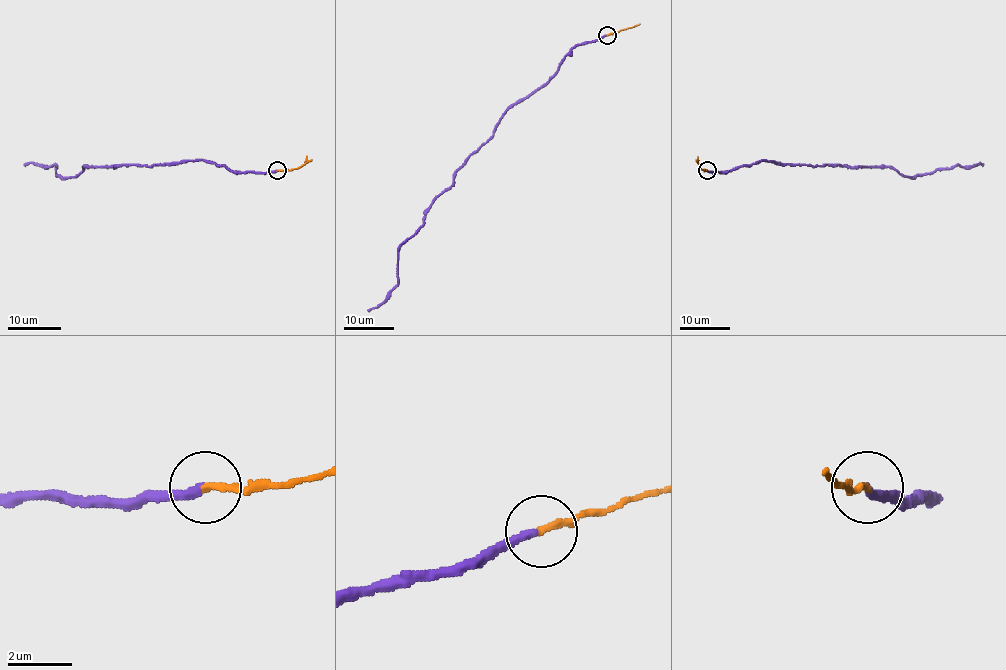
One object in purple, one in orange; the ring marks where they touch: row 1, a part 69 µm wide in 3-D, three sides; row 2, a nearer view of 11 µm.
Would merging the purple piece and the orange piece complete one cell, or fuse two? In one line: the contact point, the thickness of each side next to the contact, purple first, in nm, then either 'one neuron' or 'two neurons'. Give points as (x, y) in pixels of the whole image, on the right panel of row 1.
(707, 170) | 240/220 nm | two neurons

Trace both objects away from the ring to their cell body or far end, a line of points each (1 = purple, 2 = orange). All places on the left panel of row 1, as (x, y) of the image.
1: (277, 170), (233, 172), (202, 160), (184, 160), (85, 167), (75, 176), (61, 177), (55, 165), (23, 165)
2: (277, 170), (297, 169), (311, 159)

